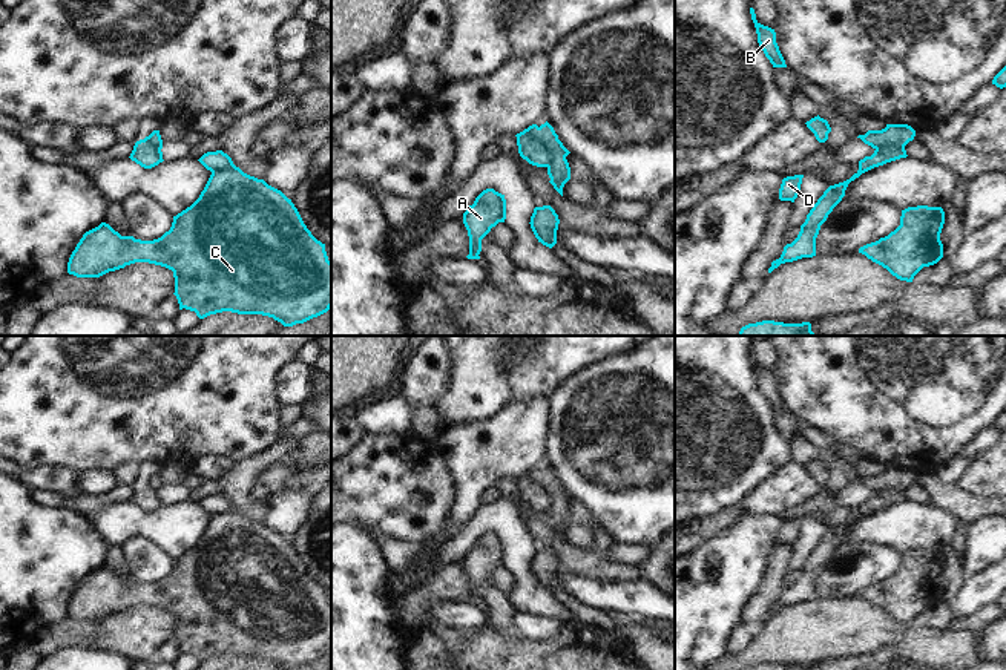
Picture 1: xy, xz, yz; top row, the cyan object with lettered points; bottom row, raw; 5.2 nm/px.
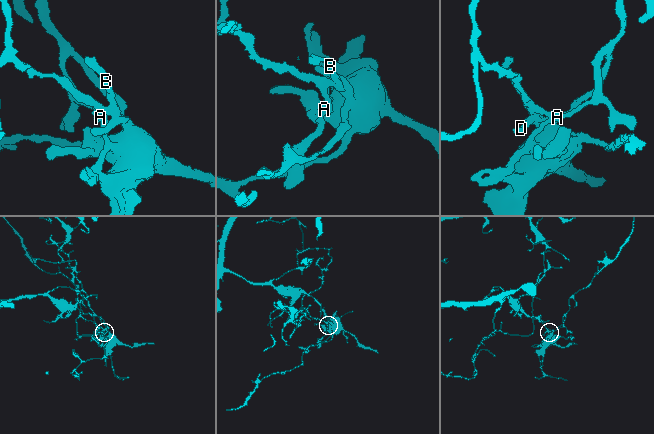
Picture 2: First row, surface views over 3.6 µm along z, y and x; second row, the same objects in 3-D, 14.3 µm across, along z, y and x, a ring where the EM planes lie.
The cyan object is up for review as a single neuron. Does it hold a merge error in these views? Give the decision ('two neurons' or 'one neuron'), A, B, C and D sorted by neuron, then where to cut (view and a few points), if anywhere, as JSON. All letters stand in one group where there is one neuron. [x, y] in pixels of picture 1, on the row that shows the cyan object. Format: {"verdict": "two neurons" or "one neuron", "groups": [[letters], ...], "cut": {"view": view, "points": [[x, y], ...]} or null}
{"verdict": "two neurons", "groups": [["A", "D"], ["B", "C"]], "cut": {"view": "xz", "points": [[523, 131], [534, 135], [551, 155], [548, 166]]}}

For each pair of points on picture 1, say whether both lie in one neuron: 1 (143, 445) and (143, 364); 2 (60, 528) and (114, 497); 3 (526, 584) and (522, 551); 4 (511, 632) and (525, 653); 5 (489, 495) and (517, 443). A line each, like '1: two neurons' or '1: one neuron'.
1: one neuron
2: two neurons
3: one neuron
4: two neurons
5: two neurons

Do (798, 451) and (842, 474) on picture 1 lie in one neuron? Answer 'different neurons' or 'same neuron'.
same neuron

